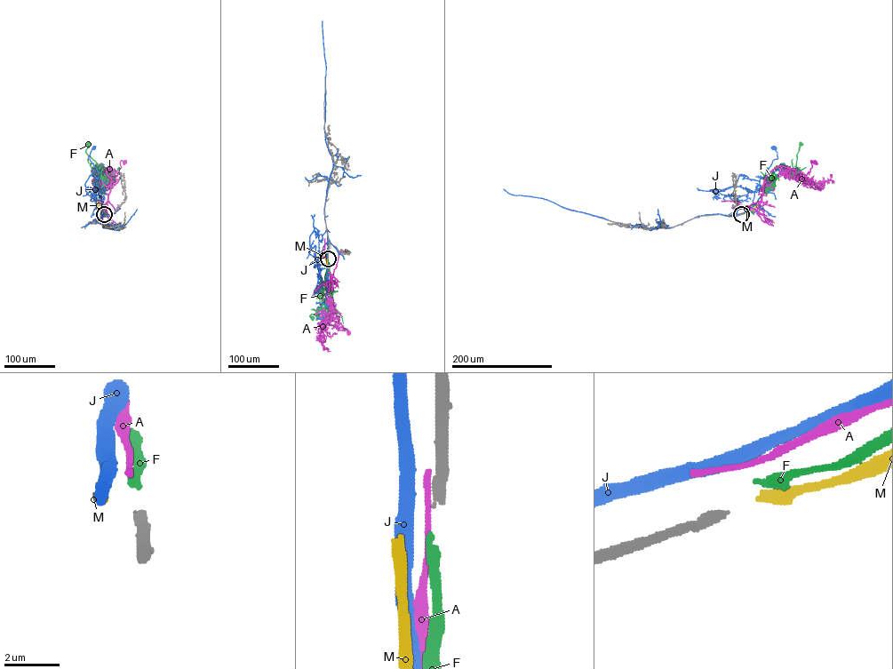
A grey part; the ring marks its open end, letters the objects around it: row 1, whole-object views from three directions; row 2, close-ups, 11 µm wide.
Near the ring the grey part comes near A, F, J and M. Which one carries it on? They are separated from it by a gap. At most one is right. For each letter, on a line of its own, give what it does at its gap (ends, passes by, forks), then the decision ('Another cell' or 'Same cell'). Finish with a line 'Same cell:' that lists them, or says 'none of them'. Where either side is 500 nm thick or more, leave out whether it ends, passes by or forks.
A: It ends there. Another cell
F: It ends there. Same cell
J: It passes by. Another cell
M: It ends there. Another cell
Same cell: F

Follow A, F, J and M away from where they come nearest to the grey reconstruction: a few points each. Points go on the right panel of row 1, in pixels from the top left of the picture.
A: (741, 213), (757, 208), (765, 178), (775, 168), (789, 167), (803, 179), (811, 168), (810, 161), (814, 162)
F: (742, 213), (755, 204), (768, 182), (763, 178), (776, 166), (785, 163), (788, 174), (795, 168), (801, 144)
J: (741, 213), (754, 205), (766, 187), (769, 176), (768, 170), (766, 172), (772, 161), (777, 158), (773, 147)
M: (742, 214), (747, 211), (734, 201)

